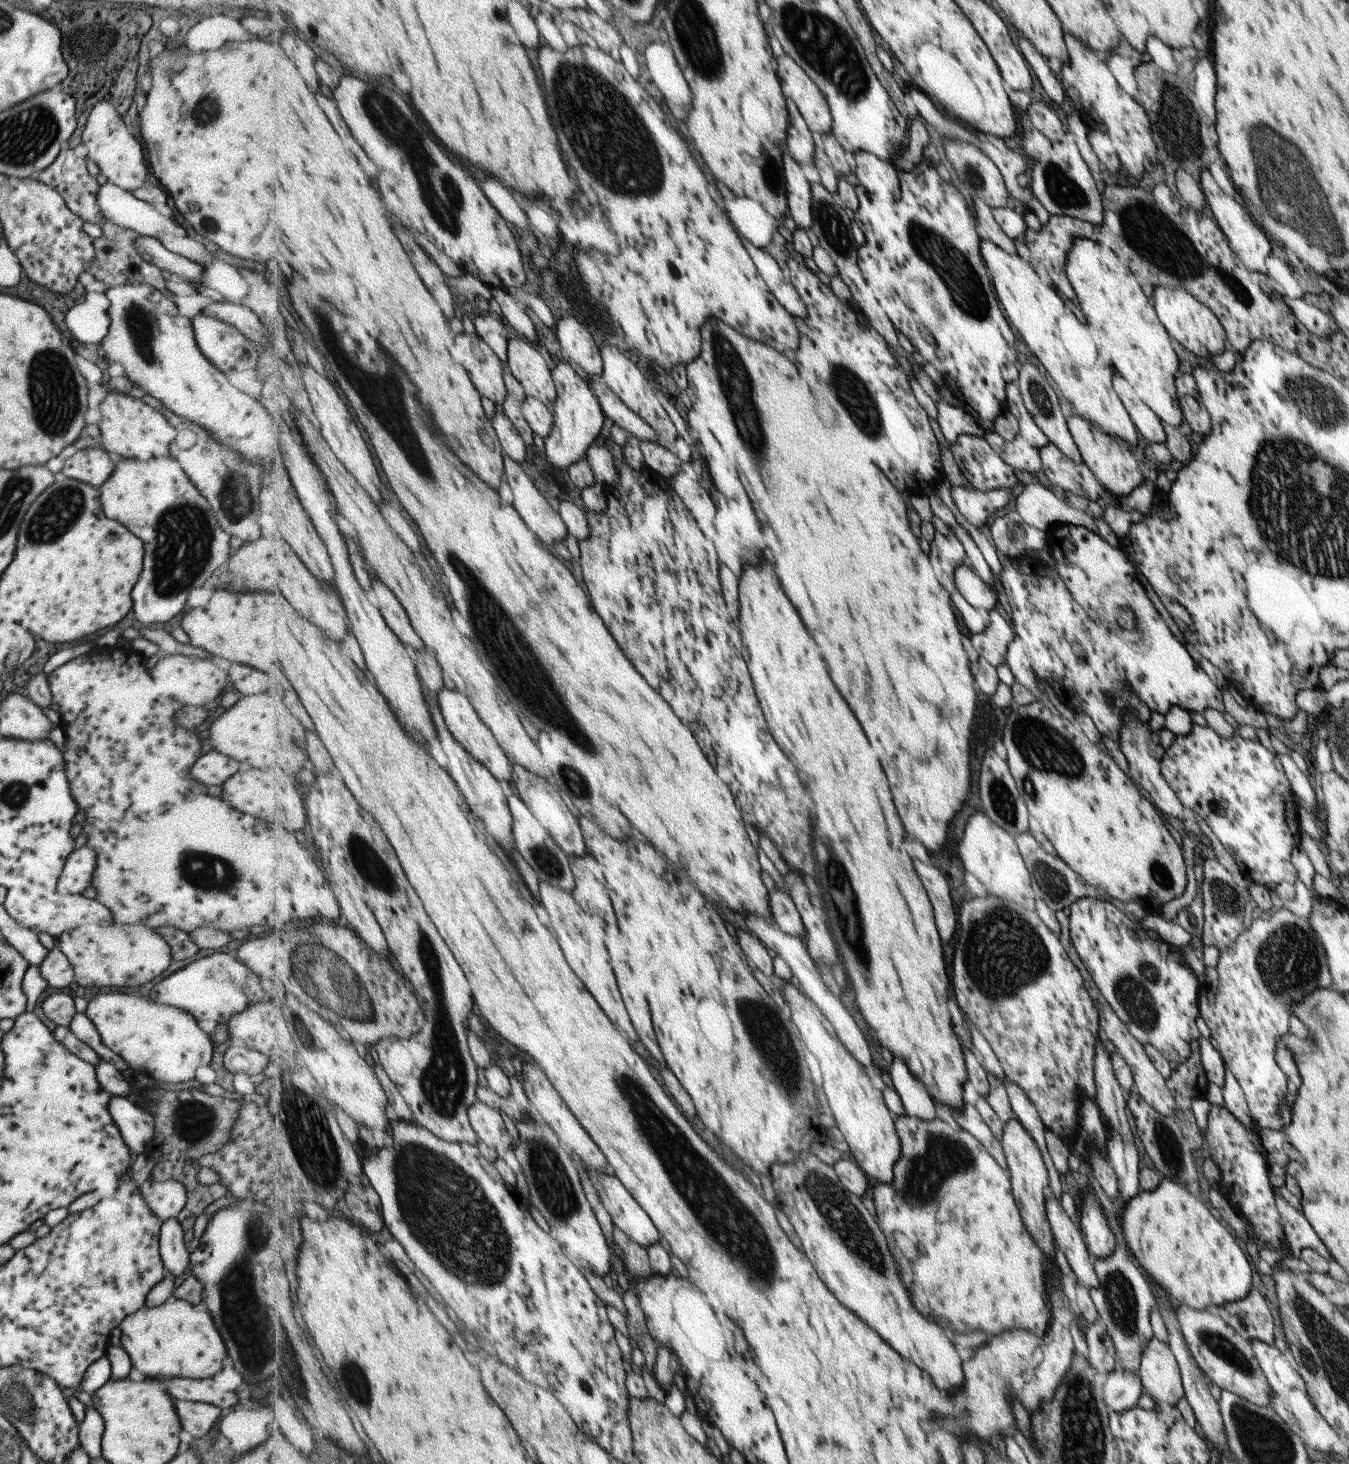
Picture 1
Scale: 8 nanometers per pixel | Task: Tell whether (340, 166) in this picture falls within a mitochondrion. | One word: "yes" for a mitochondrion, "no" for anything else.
no

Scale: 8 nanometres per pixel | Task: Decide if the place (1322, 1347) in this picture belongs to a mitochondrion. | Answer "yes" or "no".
yes

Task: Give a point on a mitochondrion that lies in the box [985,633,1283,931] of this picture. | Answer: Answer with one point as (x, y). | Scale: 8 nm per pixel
(1046, 751)

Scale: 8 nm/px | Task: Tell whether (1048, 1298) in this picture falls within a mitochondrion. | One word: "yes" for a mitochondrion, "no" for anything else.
no

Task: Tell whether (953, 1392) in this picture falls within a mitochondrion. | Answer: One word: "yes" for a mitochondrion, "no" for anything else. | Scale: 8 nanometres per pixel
no

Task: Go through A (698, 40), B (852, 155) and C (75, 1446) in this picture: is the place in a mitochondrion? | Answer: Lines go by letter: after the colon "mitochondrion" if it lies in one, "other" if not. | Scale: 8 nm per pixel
A: mitochondrion
B: other
C: other

